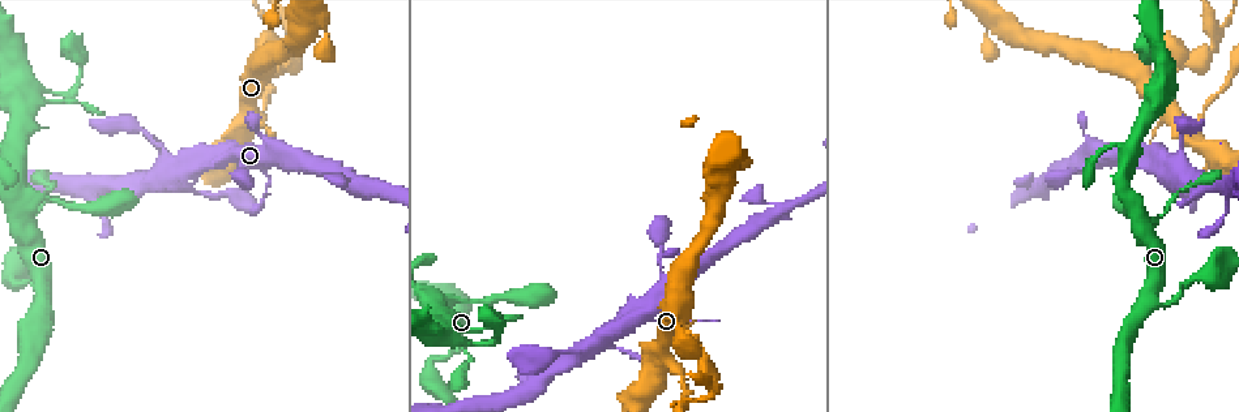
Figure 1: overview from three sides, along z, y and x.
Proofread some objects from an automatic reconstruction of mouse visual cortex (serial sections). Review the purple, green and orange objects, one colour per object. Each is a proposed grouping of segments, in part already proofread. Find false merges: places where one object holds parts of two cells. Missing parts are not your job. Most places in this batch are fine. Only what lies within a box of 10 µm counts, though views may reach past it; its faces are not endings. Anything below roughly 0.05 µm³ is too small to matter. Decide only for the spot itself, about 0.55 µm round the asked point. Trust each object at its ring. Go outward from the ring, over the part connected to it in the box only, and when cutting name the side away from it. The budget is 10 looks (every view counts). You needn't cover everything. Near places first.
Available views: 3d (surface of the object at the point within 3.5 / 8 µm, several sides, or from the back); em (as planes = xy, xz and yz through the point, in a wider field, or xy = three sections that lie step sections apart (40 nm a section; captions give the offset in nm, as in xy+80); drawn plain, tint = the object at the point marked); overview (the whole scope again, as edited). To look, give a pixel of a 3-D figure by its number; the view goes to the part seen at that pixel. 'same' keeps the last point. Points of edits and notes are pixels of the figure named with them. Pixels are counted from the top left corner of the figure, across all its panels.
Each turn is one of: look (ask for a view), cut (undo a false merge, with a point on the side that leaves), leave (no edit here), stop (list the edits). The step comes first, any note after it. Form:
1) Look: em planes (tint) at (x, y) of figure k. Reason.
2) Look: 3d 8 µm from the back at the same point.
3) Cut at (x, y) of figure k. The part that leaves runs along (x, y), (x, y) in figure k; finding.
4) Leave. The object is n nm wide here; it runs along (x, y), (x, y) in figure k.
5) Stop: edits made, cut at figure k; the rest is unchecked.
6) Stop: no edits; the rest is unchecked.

Look: 3d 3.5 µm from the back at (243, 126) of figure 1. A fork.

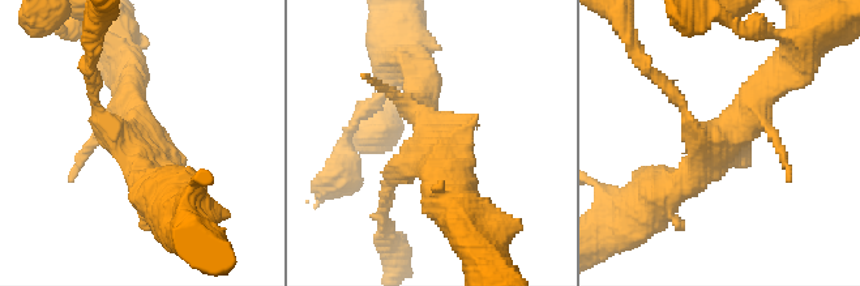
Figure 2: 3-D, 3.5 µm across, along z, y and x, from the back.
Look: em xy step 2 (tint) at (424, 145) of figure 2.

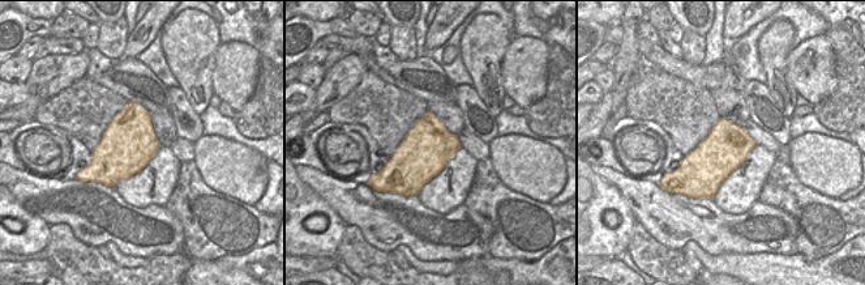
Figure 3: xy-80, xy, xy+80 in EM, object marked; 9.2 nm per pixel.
Leave. One cell here.

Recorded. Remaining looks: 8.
Look: 3d 3.5 µm at (1214, 39) of figure 1. Three-way junction.

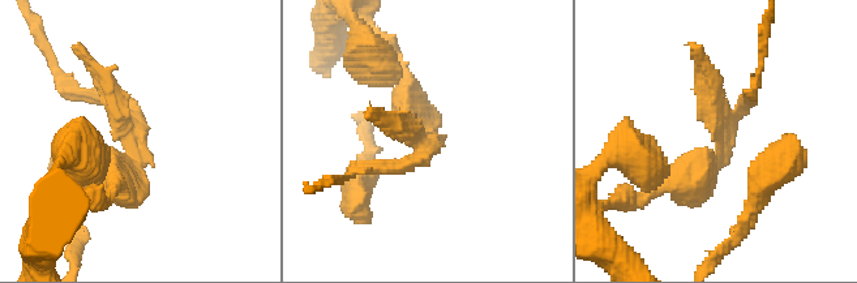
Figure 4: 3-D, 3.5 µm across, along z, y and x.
Look: em xy step 1 (tint) at (140, 136) of figure 4. 3 arms meet here; the arms are 150, 250, 350 nm wide; now the EM.

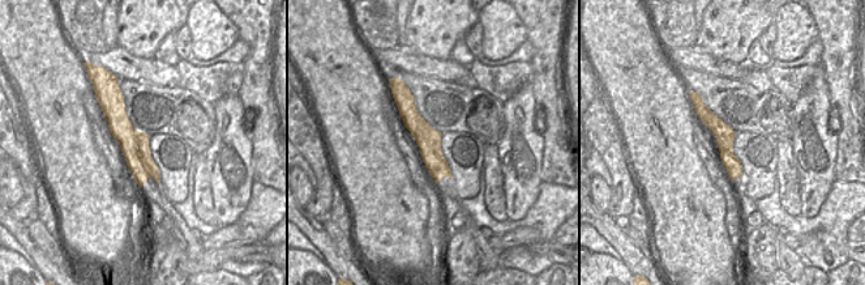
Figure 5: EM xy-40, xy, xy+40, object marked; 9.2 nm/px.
Cut at (115, 110) of figure 4. The part that leaves runs along (137, 153), (141, 136), (81, 56) in figure 4; a second cell is stuck on.

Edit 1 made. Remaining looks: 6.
Look: 3d 3.5 µm from the back at (1174, 166) of figure 1. Looks like a crossing.

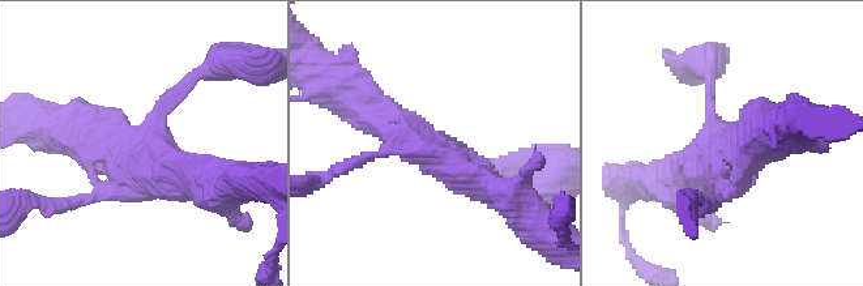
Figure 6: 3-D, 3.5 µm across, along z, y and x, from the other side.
Look: em xy step 2 (plain) at (721, 149) of figure 6. 4 arms meet here; the arms are 150, 200, 400, 450 nm wide.

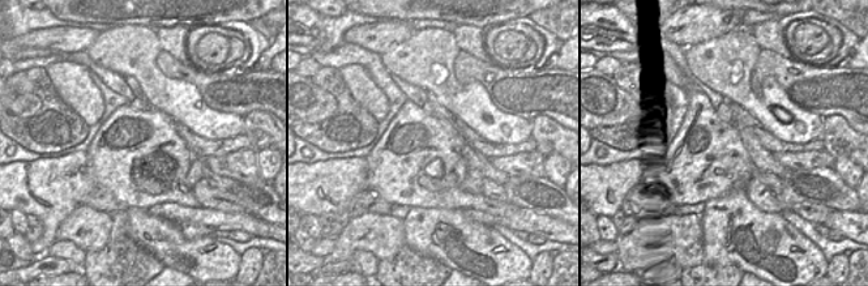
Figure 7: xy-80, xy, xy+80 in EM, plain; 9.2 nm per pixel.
Look: em xy step 2 (tint) at the same point.

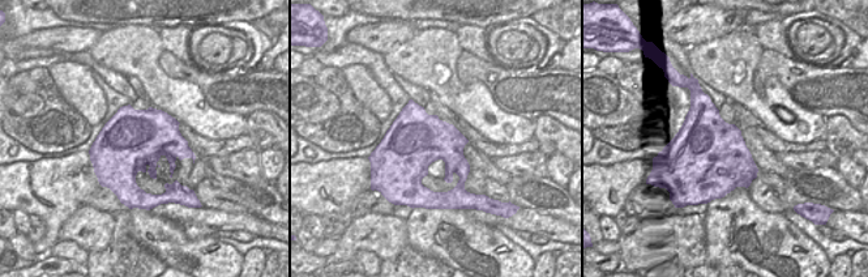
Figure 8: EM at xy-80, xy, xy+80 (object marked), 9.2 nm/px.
Leave. The object is 500 nm wide here; it runs along (364, 110), (417, 136), (500, 196) in figure 6; all the same cell.

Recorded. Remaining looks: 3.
Look: 3d 3.5 µm at (44, 306) of figure 1. Side arm on a straight run.

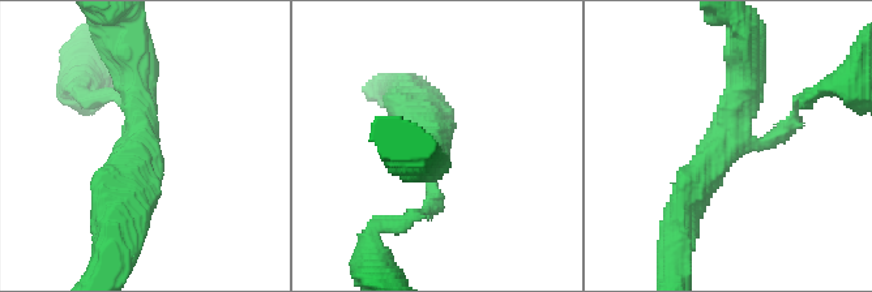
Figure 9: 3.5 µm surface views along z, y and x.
Look: em xy step 1 (tint) at (749, 142) of figure 9. 3 arms meet here; the arms are 150, 400, 450 nm wide.

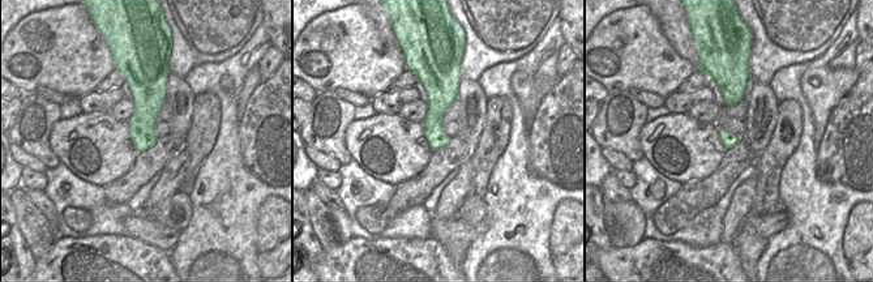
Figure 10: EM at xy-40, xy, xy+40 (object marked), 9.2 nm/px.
Look: em xy step 2 (tint) at the same point.

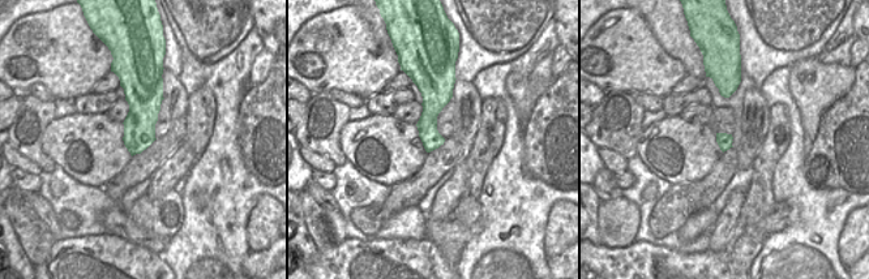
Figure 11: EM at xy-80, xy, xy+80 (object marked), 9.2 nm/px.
Leave. The object is 190 nm wide here; it runs along (744, 68), (744, 144), (785, 132), (802, 95) in figure 9; continuous, no second cell.

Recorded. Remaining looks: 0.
Stop: edits made, cut at figure 4; the rest is unchecked.

